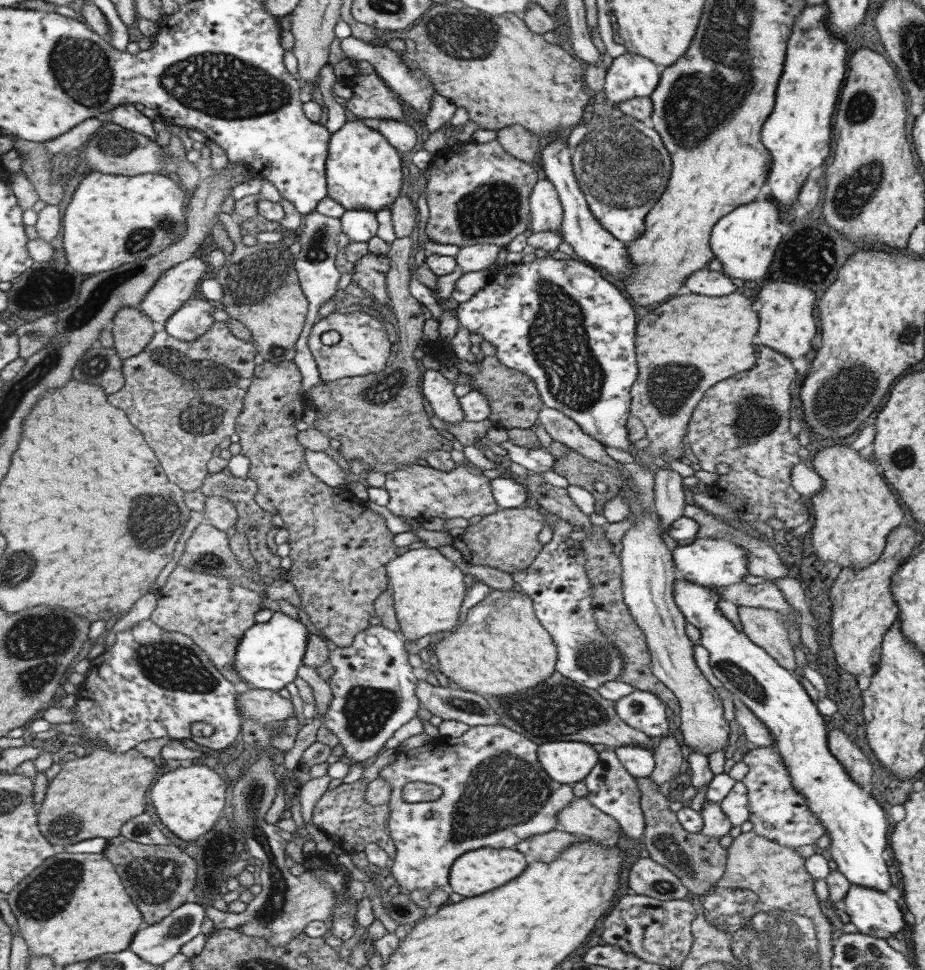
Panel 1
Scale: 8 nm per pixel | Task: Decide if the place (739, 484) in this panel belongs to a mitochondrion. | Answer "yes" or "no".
no

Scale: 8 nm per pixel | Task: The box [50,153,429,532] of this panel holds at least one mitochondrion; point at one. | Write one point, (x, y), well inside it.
(210, 386)

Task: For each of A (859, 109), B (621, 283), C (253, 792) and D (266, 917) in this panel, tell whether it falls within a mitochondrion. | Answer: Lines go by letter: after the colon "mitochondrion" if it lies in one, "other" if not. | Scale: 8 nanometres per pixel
A: mitochondrion
B: other
C: mitochondrion
D: mitochondrion

